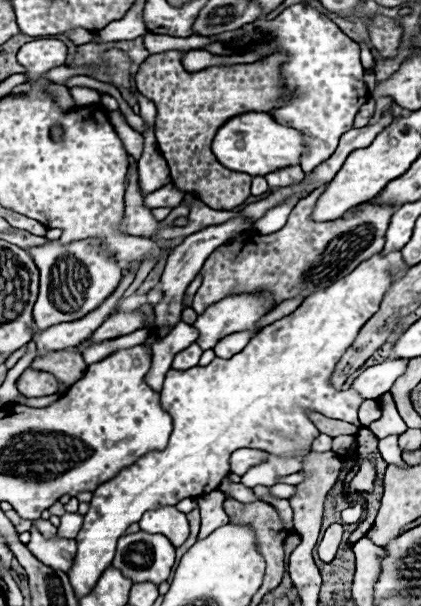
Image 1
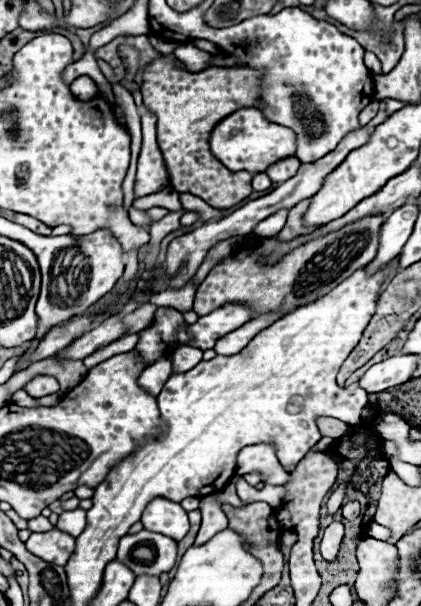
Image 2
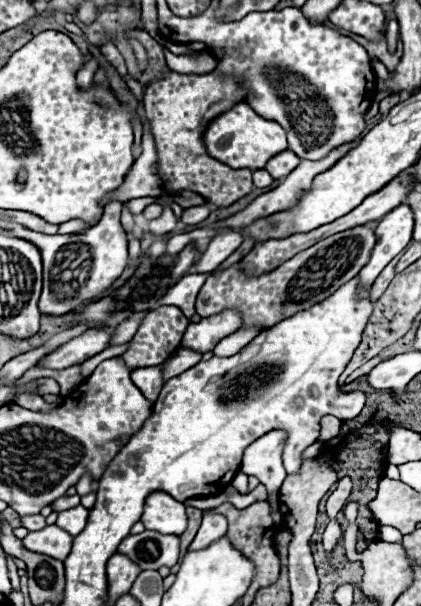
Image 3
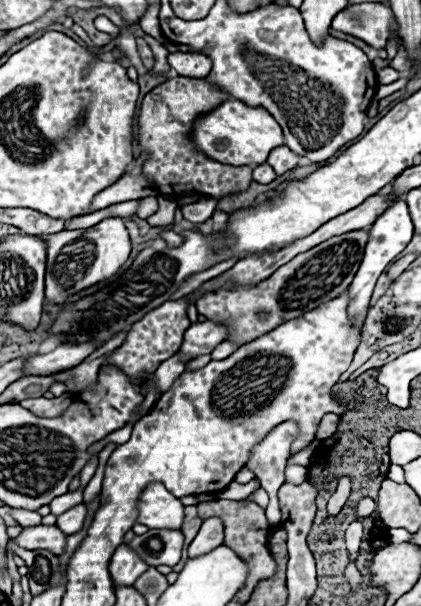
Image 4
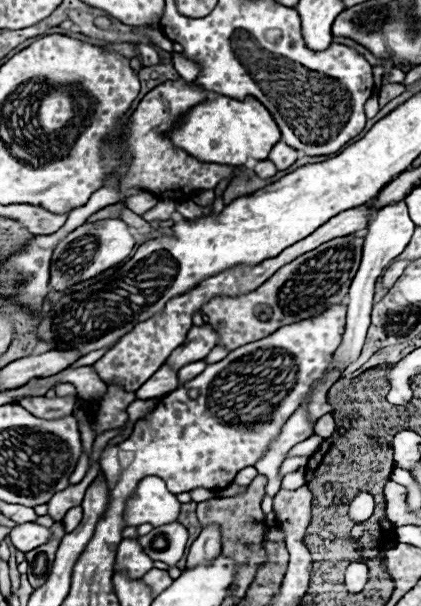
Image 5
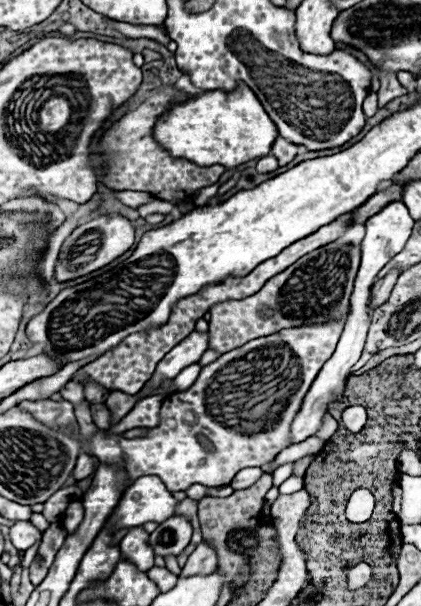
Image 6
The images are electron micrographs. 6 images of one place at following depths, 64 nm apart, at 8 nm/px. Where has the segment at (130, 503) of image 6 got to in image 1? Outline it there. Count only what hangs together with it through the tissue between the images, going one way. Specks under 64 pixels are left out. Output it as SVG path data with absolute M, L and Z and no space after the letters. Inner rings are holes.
M160 506L144 512L140 528L150 534L164 534L176 548L182 546L188 536L186 514L180 512L176 506Z

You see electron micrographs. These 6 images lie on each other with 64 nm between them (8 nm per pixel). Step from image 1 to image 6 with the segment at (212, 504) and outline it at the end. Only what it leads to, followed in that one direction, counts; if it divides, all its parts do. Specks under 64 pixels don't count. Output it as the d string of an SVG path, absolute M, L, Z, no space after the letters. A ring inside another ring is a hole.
M204 540L196 546L196 550L188 556L188 562L186 566L182 568L180 576L196 576L196 574L202 574L202 576L208 576L216 570L216 552L214 548L210 548Z

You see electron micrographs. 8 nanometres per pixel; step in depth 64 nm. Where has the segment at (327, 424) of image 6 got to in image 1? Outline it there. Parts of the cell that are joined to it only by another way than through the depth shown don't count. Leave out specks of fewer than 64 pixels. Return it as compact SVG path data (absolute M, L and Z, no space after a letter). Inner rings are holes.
M312 412L312 414L310 414L310 420L314 422L314 426L316 426L322 434L328 434L328 436L332 436L332 438L342 436L342 434L356 434L356 432L358 432L358 428L356 428L354 424L346 424L346 422L342 422L342 420L326 418L326 416L318 414L318 412Z

